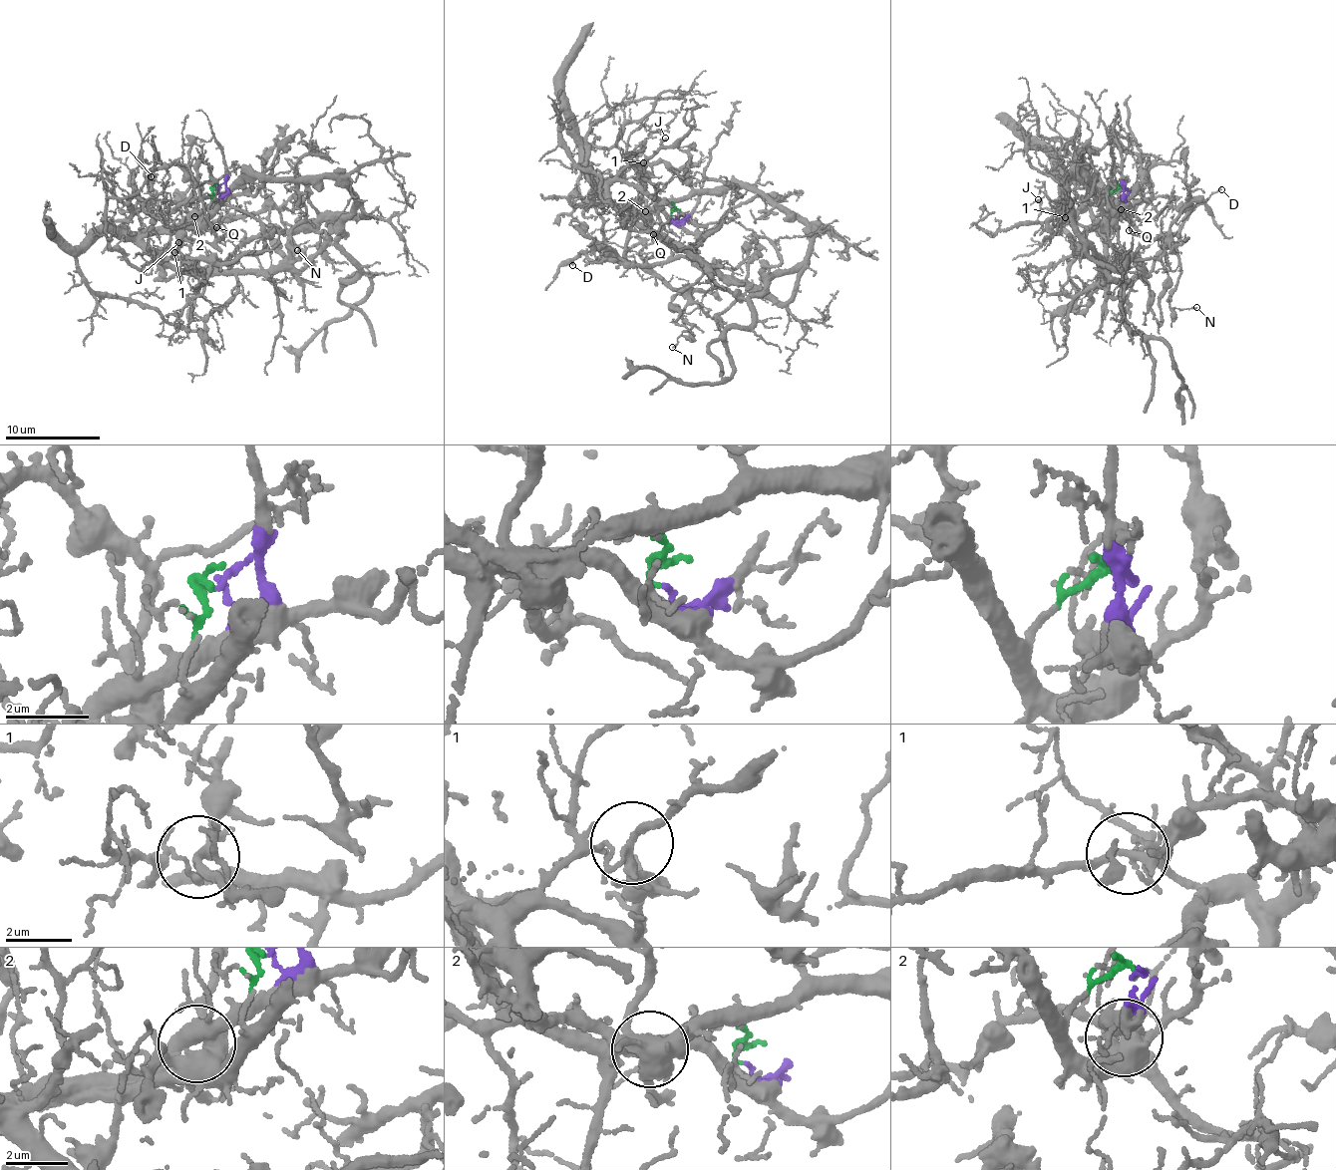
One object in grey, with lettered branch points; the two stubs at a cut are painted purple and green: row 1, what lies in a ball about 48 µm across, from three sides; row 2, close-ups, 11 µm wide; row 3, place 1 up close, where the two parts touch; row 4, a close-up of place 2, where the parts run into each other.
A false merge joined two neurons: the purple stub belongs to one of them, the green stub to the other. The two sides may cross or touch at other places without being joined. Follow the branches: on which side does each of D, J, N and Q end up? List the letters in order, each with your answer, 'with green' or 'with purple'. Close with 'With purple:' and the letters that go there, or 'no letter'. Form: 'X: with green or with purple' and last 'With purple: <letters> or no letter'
D: with green
J: with green
N: with purple
Q: with green
With purple: N

